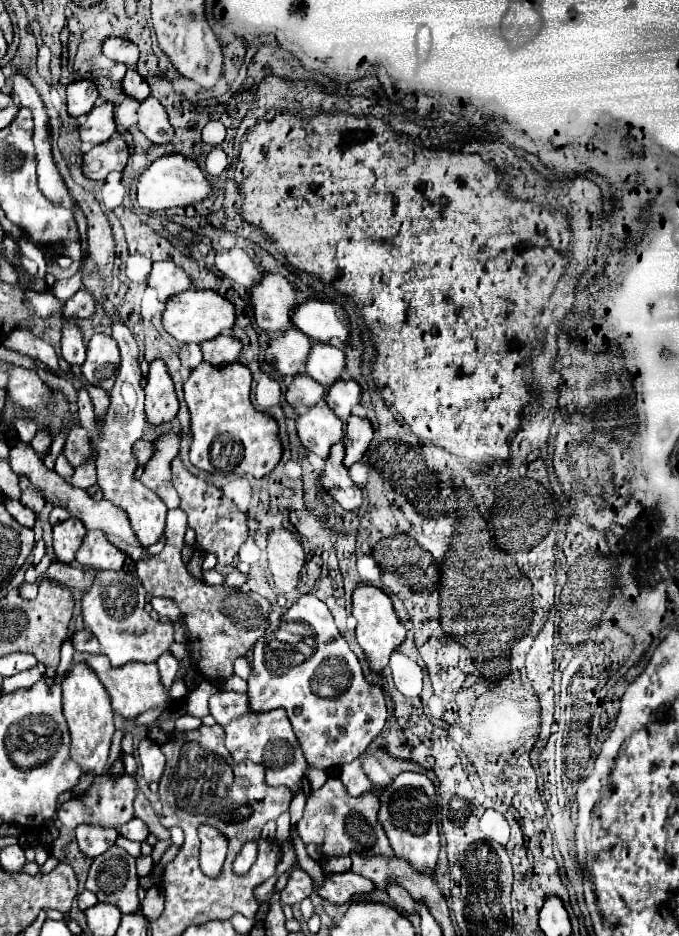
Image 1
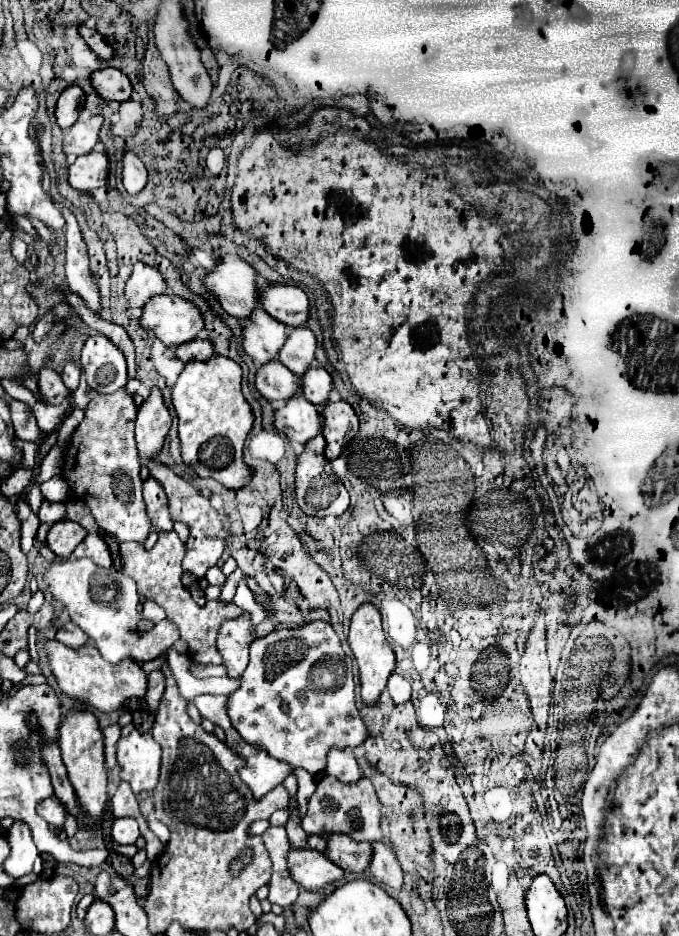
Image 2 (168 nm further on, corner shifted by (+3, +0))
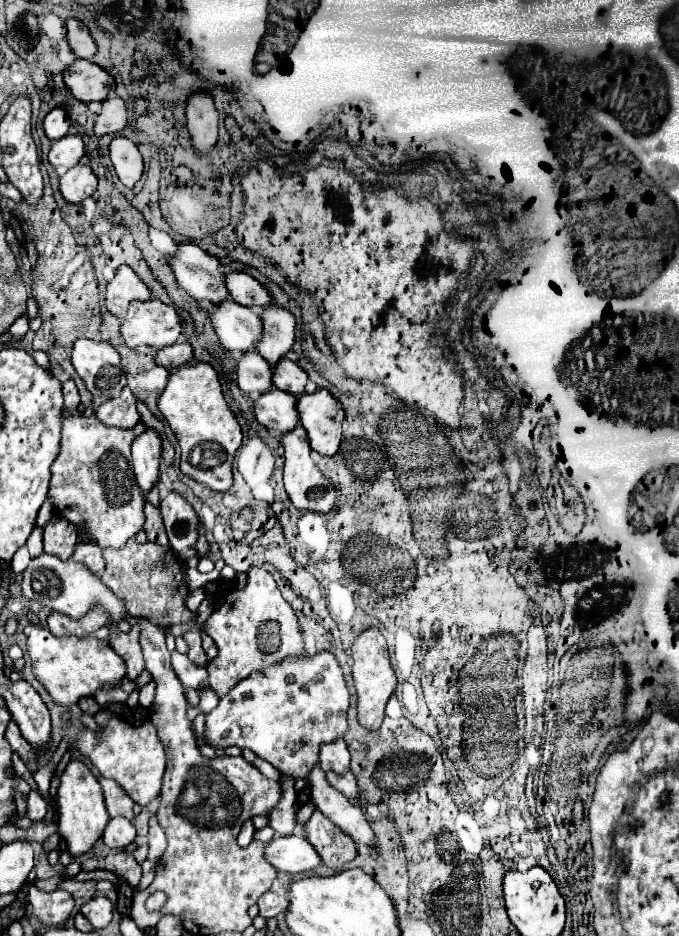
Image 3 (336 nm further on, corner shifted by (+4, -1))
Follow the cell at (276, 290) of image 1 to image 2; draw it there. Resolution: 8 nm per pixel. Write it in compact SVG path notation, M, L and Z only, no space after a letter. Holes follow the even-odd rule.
M221 255L215 263L213 269L207 271L205 275L205 287L207 291L221 303L223 311L227 311L231 317L237 317L237 319L245 319L255 307L259 307L261 303L257 301L257 271L243 263L237 255Z

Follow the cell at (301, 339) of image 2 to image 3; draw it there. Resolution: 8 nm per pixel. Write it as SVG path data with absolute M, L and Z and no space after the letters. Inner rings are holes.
M266 306L262 310L264 338L258 342L258 352L274 366L284 358L296 342L296 318L280 306Z

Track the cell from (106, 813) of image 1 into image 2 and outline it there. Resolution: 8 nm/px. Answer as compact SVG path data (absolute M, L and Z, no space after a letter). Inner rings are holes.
M49 797L49 799L41 801L41 803L37 805L37 813L39 813L47 823L51 823L51 825L55 825L55 827L63 827L65 809L63 809L63 805L59 803L59 799Z

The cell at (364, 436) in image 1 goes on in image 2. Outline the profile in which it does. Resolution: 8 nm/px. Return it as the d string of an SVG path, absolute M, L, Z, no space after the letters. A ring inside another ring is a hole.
M329 401L321 407L319 413L323 417L321 435L325 437L325 457L335 459L355 437L359 429L359 419L347 401Z

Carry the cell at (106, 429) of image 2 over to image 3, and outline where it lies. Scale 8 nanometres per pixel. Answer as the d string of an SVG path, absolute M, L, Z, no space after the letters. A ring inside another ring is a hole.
M96 414L92 416L70 416L62 422L62 440L60 454L52 464L52 480L48 496L54 502L54 508L72 524L78 526L80 532L88 532L92 540L100 548L120 548L130 538L134 538L144 524L144 494L140 494L140 486L136 486L132 466L130 466L130 444L134 440L132 428L110 428L102 424Z

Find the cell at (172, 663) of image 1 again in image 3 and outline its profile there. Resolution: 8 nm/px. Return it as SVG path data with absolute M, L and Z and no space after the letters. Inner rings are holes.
M148 682L146 686L140 688L140 706L142 708L150 708L154 702L154 692L156 692L156 682Z

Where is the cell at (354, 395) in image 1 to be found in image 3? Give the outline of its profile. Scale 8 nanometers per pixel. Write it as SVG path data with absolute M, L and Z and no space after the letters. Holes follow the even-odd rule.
M282 358L276 368L274 368L274 386L290 392L294 396L306 394L306 384L308 384L308 374L302 366L294 364L288 358Z

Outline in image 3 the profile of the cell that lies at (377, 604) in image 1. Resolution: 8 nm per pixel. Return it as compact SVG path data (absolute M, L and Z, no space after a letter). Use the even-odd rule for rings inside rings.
M366 628L358 634L358 638L354 640L350 650L352 650L352 658L354 658L352 676L354 676L354 686L358 692L358 722L368 730L376 730L382 724L386 702L396 688L396 674L388 660L386 640L378 628Z

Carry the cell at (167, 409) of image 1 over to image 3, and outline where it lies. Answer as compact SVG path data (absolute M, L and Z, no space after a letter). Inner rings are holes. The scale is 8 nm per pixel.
M146 428L140 436L134 438L132 468L134 468L134 474L136 474L136 482L144 490L144 494L158 480L160 454L162 454L162 438L154 428Z

